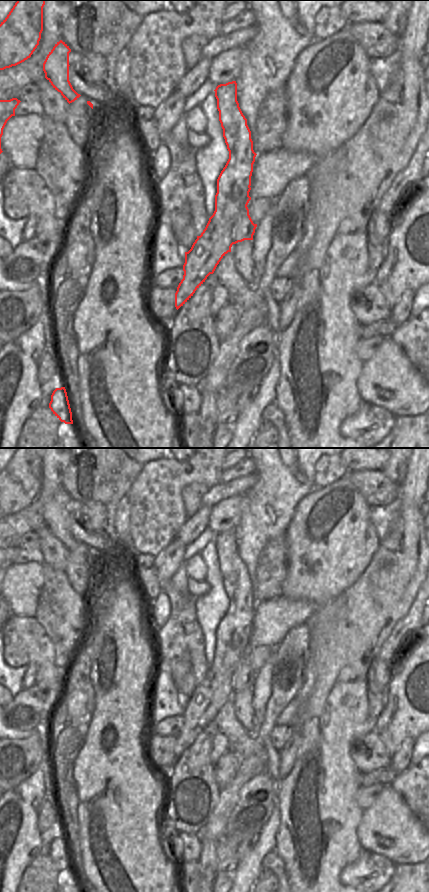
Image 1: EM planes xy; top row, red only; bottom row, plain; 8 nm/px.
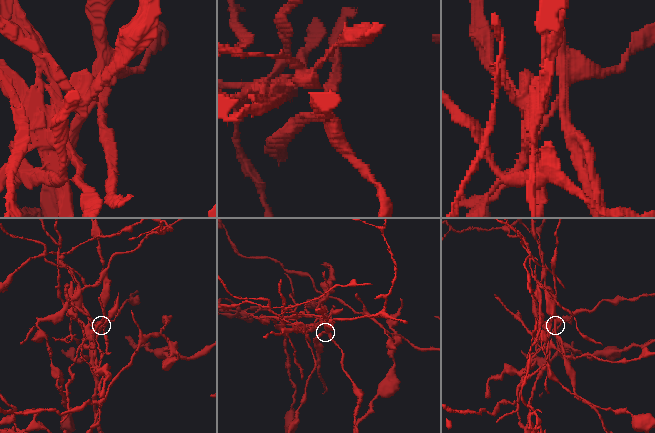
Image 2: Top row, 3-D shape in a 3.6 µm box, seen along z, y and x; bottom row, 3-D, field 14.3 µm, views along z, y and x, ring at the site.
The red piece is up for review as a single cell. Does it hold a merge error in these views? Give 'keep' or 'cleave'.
cleave

